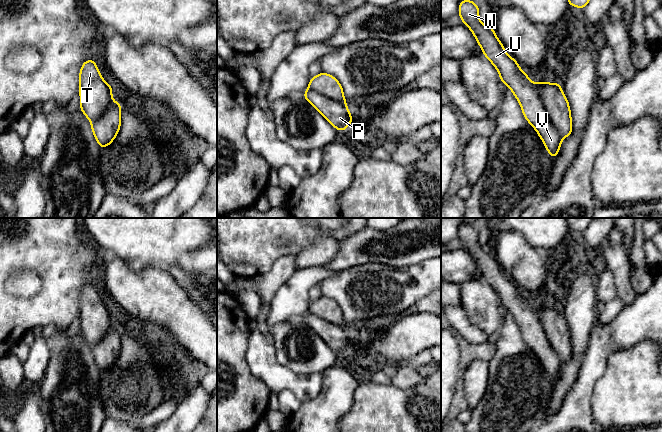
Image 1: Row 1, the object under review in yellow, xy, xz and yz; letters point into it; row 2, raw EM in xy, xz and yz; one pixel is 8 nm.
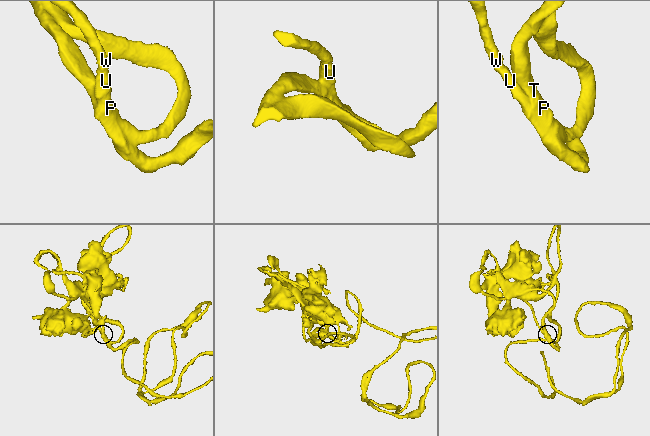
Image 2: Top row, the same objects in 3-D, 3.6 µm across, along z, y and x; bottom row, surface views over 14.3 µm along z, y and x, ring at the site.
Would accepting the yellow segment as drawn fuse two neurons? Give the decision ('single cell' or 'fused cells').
single cell

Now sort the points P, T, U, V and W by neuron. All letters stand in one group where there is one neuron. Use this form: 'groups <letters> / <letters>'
groups P T U V W

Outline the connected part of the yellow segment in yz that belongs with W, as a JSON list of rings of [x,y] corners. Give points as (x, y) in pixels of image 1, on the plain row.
[[[462,224],[458,239],[475,260],[483,279],[497,293],[501,305],[519,325],[525,343],[537,355],[551,381],[556,382],[563,362],[572,356],[570,331],[560,308],[530,305],[517,285],[506,277],[492,250],[480,245],[474,225]]]

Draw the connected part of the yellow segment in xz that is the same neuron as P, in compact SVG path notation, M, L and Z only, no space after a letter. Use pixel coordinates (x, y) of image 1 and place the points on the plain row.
M321 296L311 302L304 322L340 356L353 345L346 329L343 312L332 299Z

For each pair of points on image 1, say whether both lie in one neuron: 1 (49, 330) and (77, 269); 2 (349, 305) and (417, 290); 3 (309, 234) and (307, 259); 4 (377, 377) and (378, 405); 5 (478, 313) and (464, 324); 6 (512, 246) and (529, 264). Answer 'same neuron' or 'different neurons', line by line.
1: different neurons
2: same neuron
3: different neurons
4: different neurons
5: different neurons
6: same neuron

